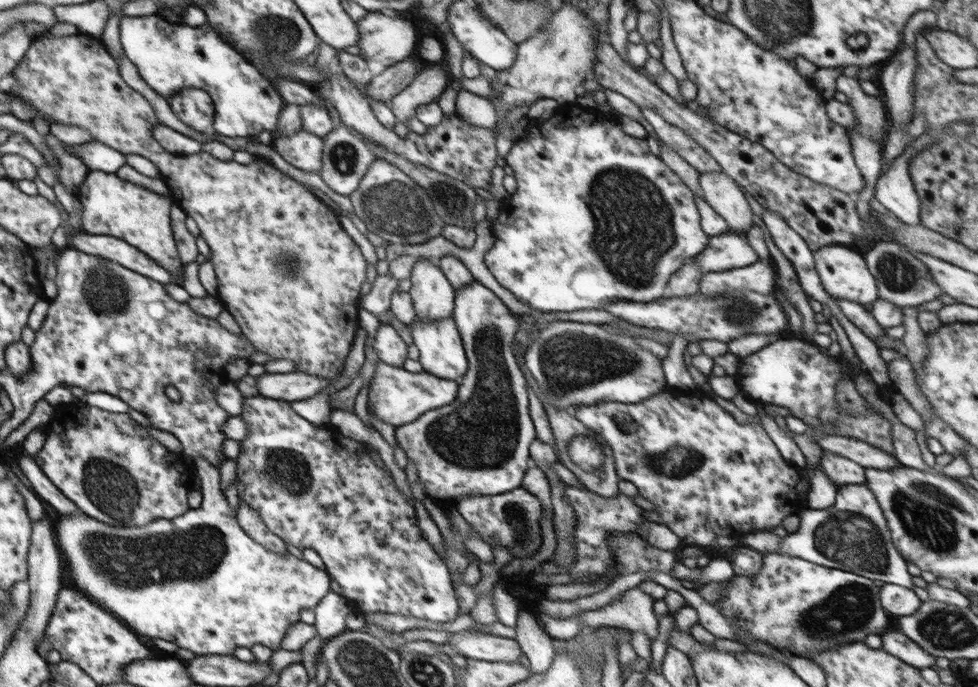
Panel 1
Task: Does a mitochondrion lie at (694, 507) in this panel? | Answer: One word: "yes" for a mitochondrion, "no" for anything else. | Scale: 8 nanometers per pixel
no

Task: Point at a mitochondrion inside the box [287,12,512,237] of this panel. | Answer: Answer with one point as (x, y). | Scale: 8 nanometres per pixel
(452, 200)

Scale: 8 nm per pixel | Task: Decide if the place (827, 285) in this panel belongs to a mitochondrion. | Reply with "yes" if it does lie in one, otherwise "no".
no

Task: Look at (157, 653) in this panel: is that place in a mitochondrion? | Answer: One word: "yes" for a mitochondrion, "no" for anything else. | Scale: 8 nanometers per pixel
no

